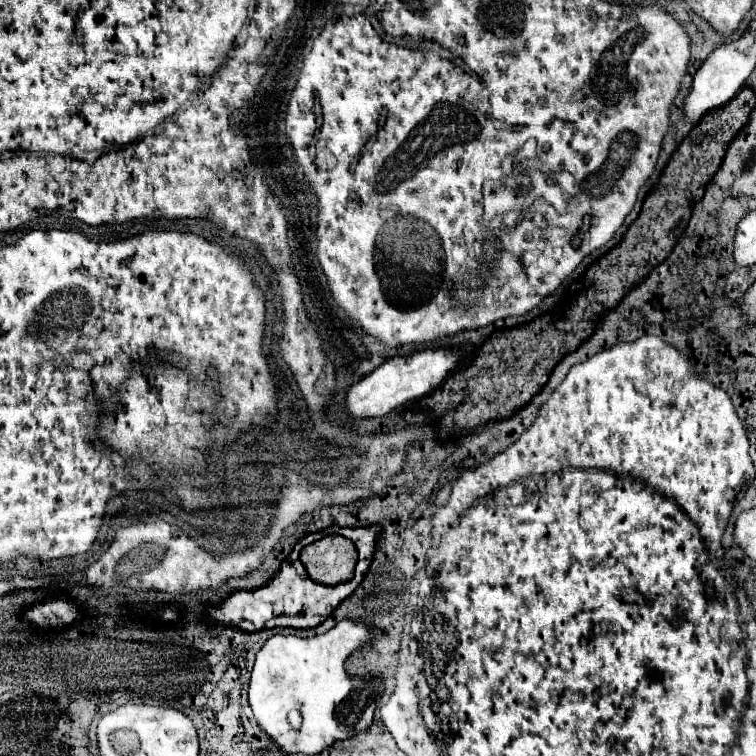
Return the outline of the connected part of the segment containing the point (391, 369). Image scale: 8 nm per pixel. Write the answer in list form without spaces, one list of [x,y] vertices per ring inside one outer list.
[[[422,350],[422,352],[414,352],[406,358],[402,356],[394,356],[388,358],[384,364],[380,364],[374,372],[370,372],[368,376],[364,376],[360,382],[352,384],[346,390],[346,402],[344,402],[344,410],[346,414],[350,414],[352,418],[376,418],[376,416],[386,416],[392,410],[404,406],[406,402],[414,402],[426,394],[430,394],[432,390],[436,390],[444,378],[456,370],[456,366],[462,364],[462,356],[466,356],[466,350]]]

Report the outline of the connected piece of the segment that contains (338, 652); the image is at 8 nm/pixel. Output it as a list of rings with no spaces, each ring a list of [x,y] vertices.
[[[344,620],[336,624],[326,634],[314,638],[298,636],[272,636],[262,650],[256,654],[256,664],[250,678],[248,700],[258,724],[266,734],[288,754],[318,754],[324,748],[332,746],[336,740],[350,738],[362,730],[368,730],[372,724],[376,700],[384,692],[382,680],[378,676],[352,678],[344,670],[344,660],[368,642],[368,626],[362,622]]]

